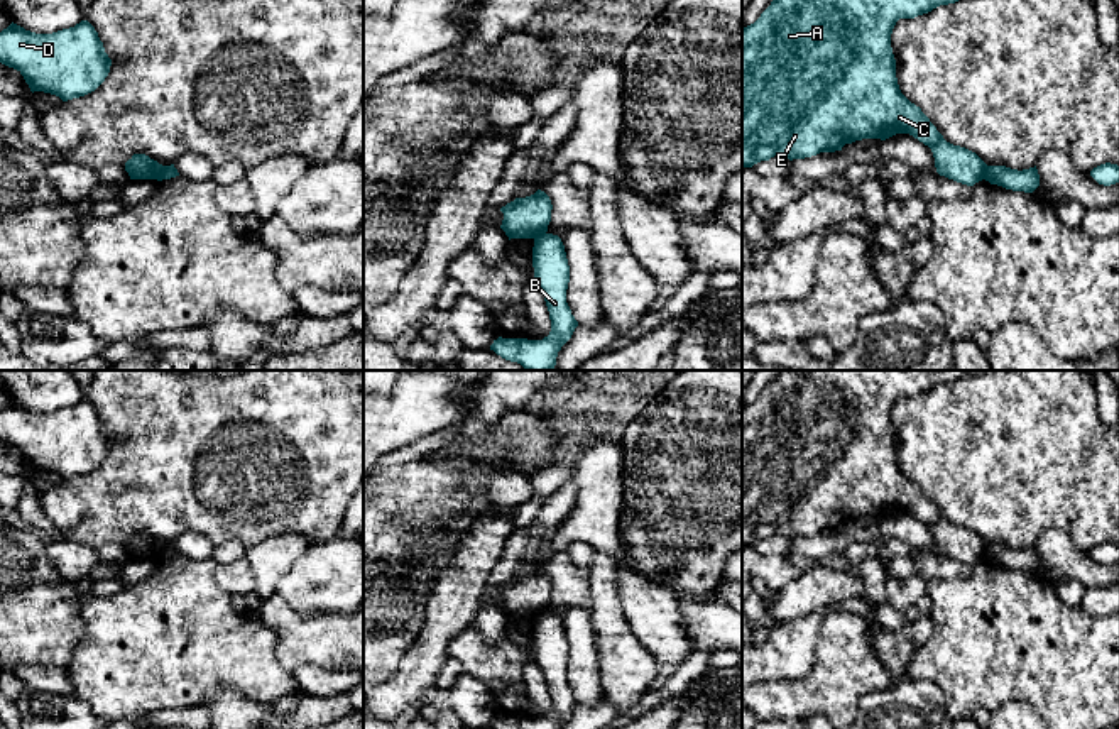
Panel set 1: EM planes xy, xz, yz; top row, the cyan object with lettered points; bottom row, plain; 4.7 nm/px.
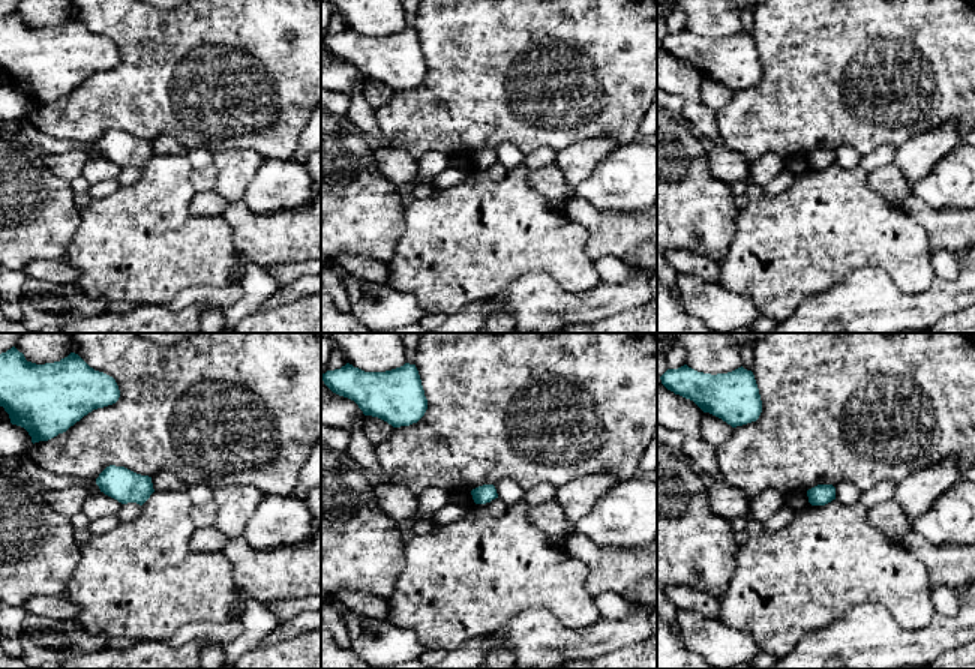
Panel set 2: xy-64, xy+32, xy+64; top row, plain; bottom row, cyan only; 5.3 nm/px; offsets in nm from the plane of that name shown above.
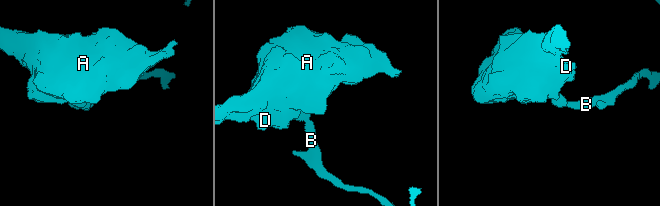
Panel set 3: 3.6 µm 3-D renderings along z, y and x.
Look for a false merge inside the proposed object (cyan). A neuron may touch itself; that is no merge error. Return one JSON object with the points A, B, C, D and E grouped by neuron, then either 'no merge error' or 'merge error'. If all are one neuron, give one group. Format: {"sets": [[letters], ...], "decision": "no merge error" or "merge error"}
{"sets": [["A", "C", "D", "E"], ["B"]], "decision": "merge error"}

